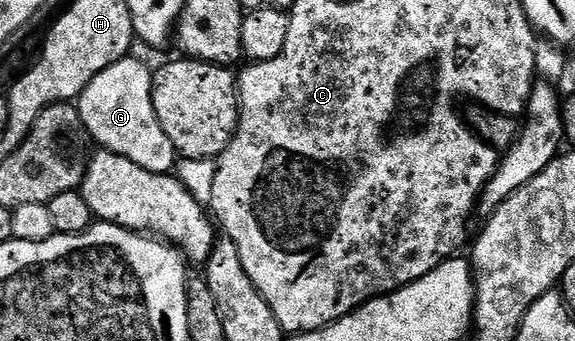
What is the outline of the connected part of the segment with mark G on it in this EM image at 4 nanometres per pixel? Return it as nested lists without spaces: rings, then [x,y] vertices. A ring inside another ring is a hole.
[[[135,57],[121,59],[116,65],[104,69],[82,90],[76,106],[84,125],[90,130],[93,142],[99,148],[136,161],[140,169],[148,169],[157,175],[169,175],[175,169],[176,152],[168,133],[156,117],[152,101],[154,77],[151,68],[146,68]]]

